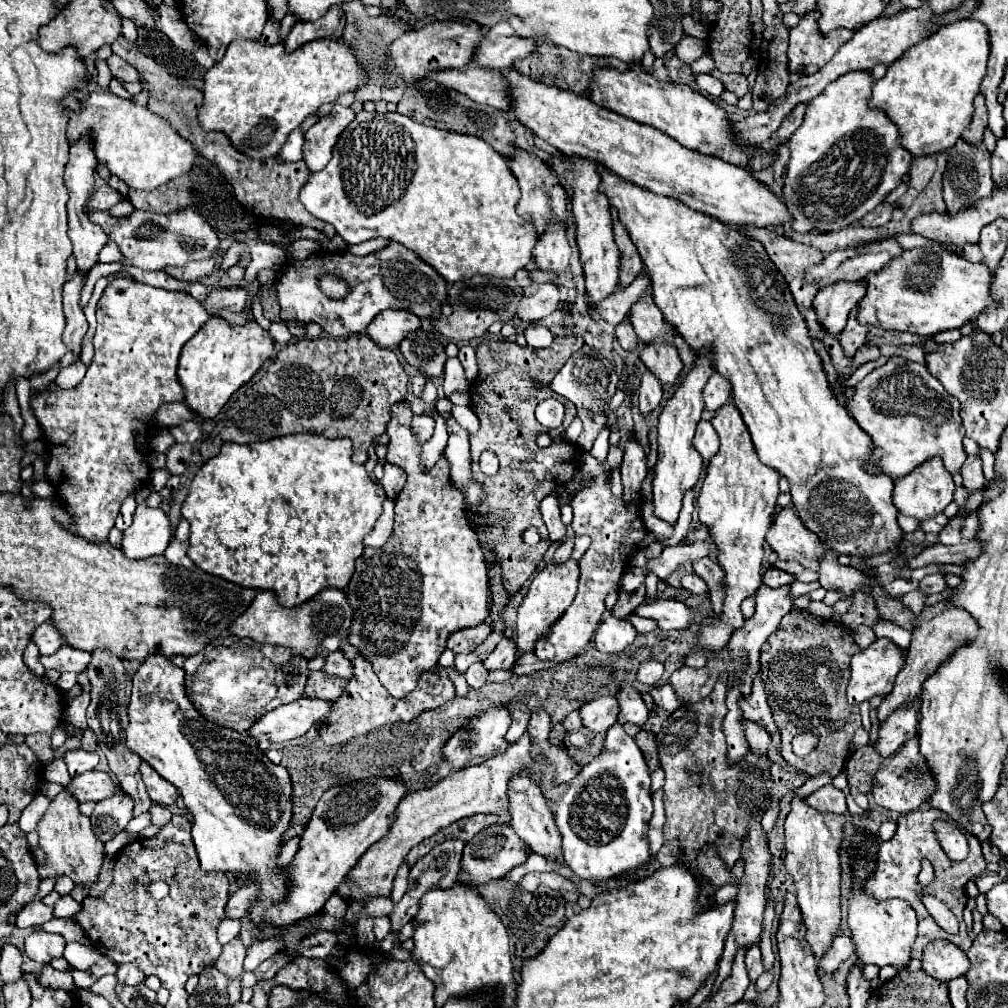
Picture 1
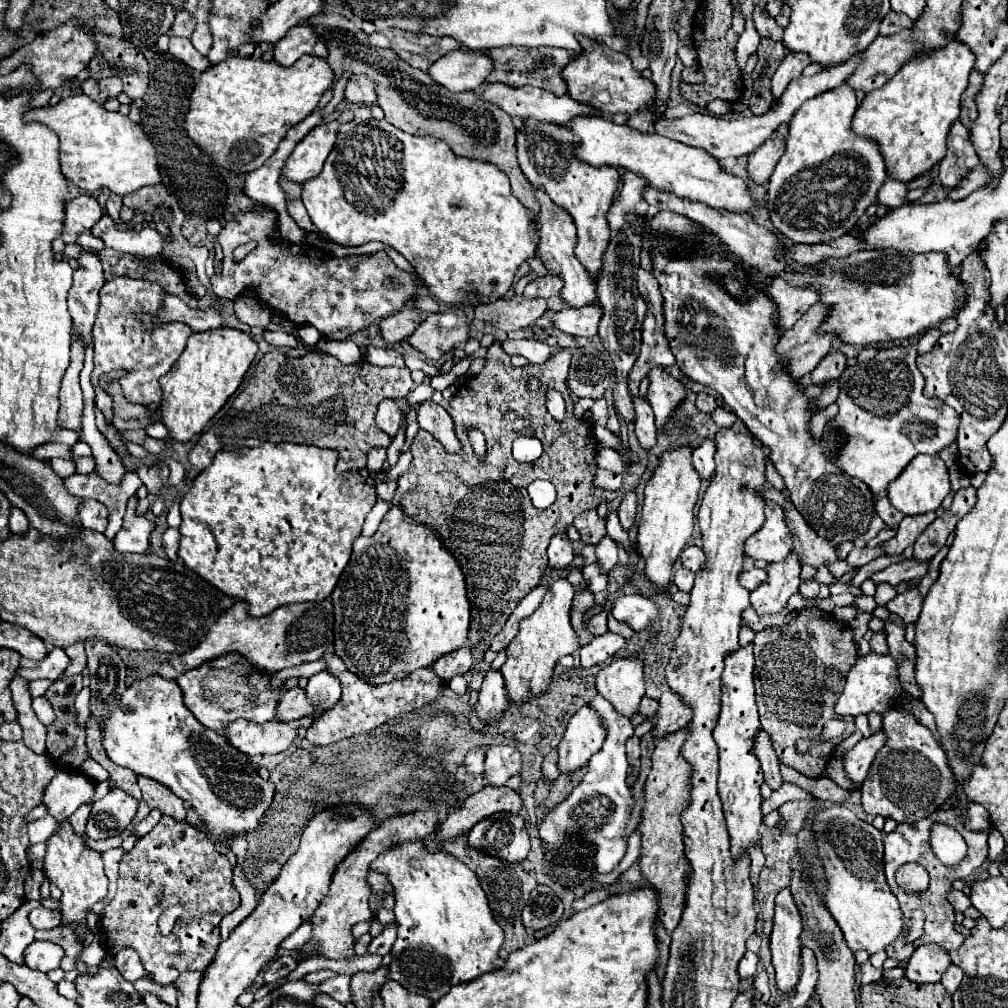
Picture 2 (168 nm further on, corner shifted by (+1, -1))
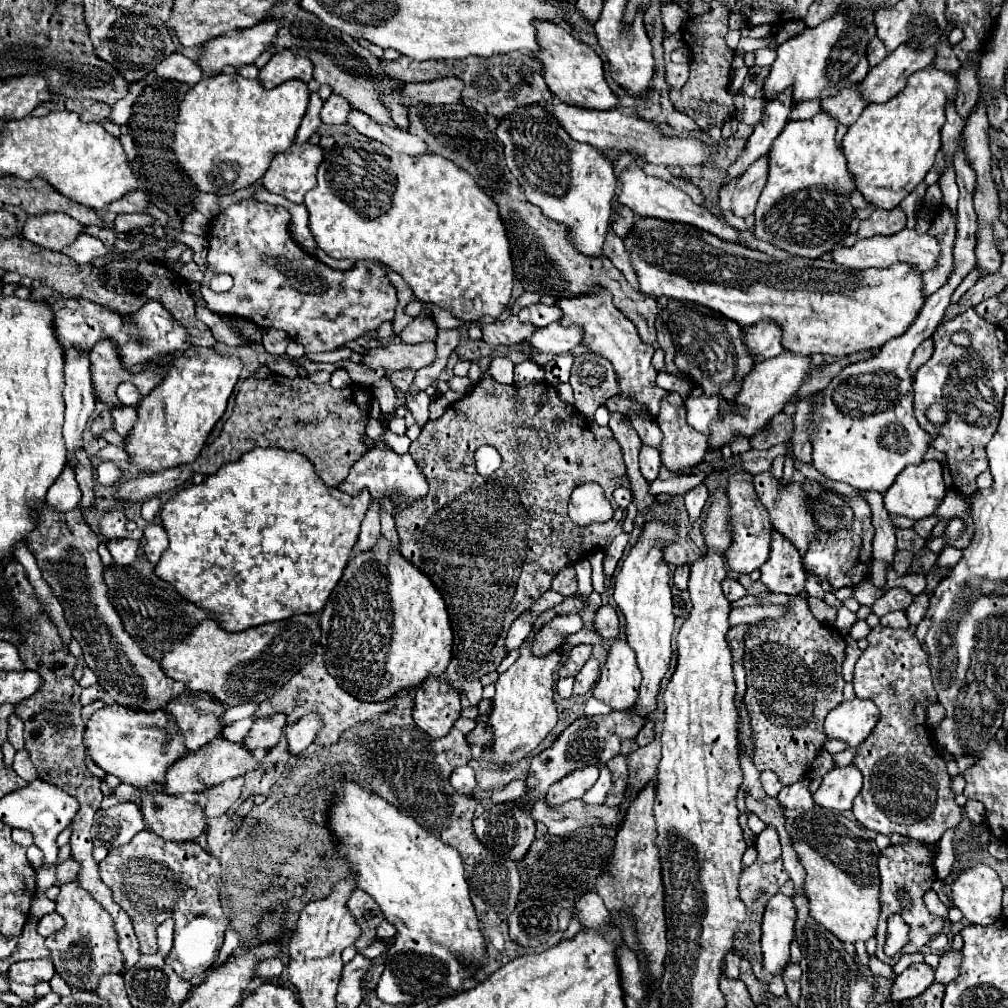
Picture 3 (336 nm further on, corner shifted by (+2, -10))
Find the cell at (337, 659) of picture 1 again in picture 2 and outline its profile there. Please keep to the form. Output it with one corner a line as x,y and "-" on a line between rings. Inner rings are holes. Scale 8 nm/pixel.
321,671
317,675
313,675
305,687
307,699
311,701
311,705
315,707
311,719
317,719
323,715
323,711
333,709
341,697
341,687
337,677
333,677
327,671

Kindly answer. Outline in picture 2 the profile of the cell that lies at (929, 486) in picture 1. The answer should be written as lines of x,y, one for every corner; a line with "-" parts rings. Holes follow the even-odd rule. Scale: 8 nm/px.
919,455
913,457
911,465
907,465
907,469
903,469
903,473
887,487
887,497
891,501
891,505
895,509
899,509
905,515
921,515
921,513
929,513
935,511
943,499
949,495
951,485
949,485
949,475
947,475
947,467
941,461
939,455
935,457
927,457
927,455

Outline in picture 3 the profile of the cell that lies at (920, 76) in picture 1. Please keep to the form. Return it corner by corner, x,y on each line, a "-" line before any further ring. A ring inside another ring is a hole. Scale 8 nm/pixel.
934,66
914,72
902,92
882,104
868,104
848,128
842,148
850,172
858,178
858,190
878,208
890,210
924,182
940,150
940,128
946,122
946,106
956,100
958,78

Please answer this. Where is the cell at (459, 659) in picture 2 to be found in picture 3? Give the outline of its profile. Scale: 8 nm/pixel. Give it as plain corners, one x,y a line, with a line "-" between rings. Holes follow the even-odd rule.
430,676
414,698
414,722
432,738
448,734
460,716
460,690
454,690
446,678

